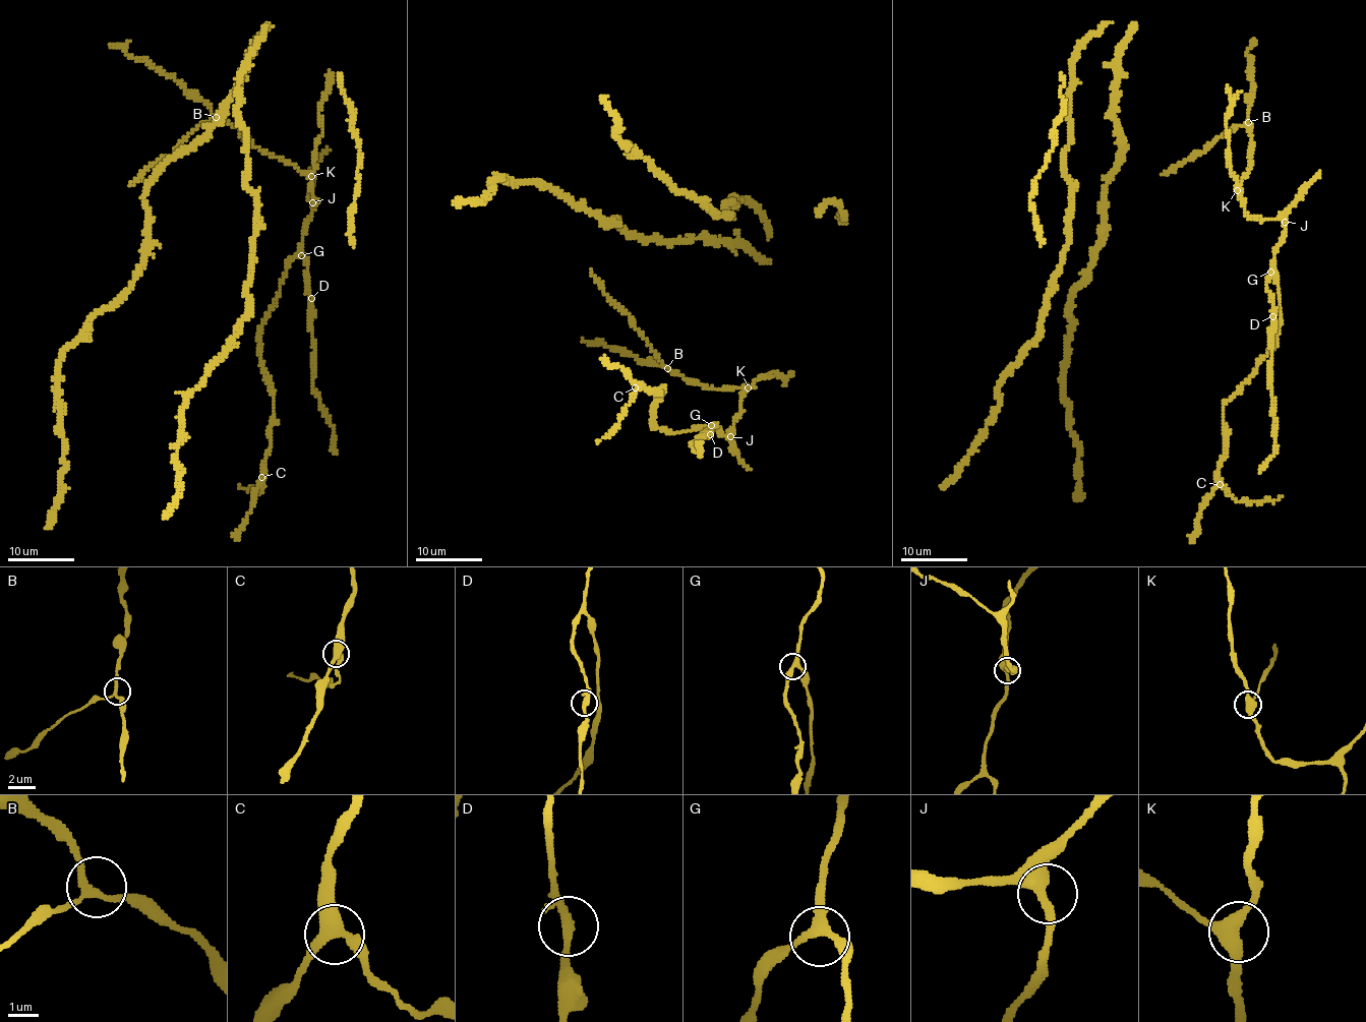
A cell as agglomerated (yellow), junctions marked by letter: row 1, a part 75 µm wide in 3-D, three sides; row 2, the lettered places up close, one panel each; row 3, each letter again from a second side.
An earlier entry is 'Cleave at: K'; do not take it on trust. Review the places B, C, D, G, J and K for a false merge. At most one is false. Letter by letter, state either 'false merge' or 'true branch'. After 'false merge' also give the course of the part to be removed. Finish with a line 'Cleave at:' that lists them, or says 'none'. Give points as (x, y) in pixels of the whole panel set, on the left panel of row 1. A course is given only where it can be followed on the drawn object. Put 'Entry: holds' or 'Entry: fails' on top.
Entry: fails
B: true branch
C: true branch
D: true branch
G: true branch
J: true branch
K: true branch
Cleave at: none

